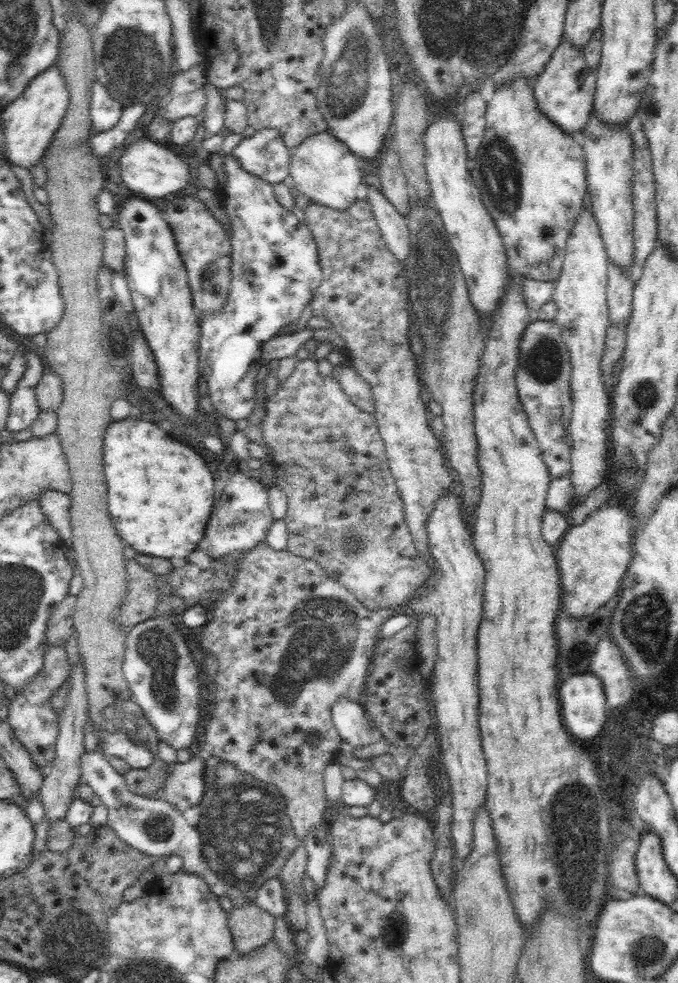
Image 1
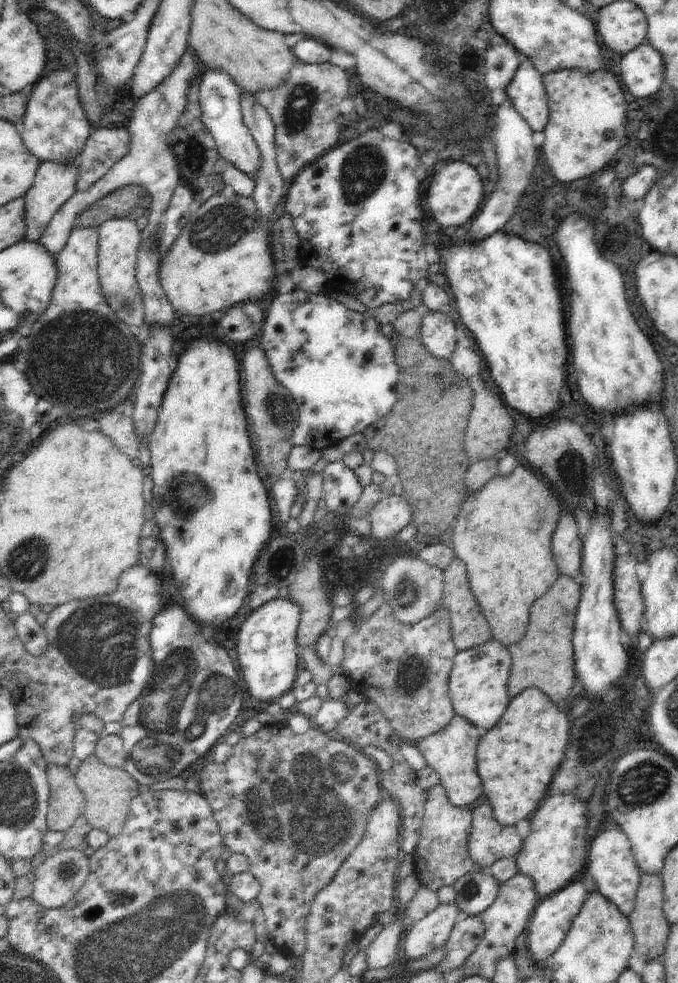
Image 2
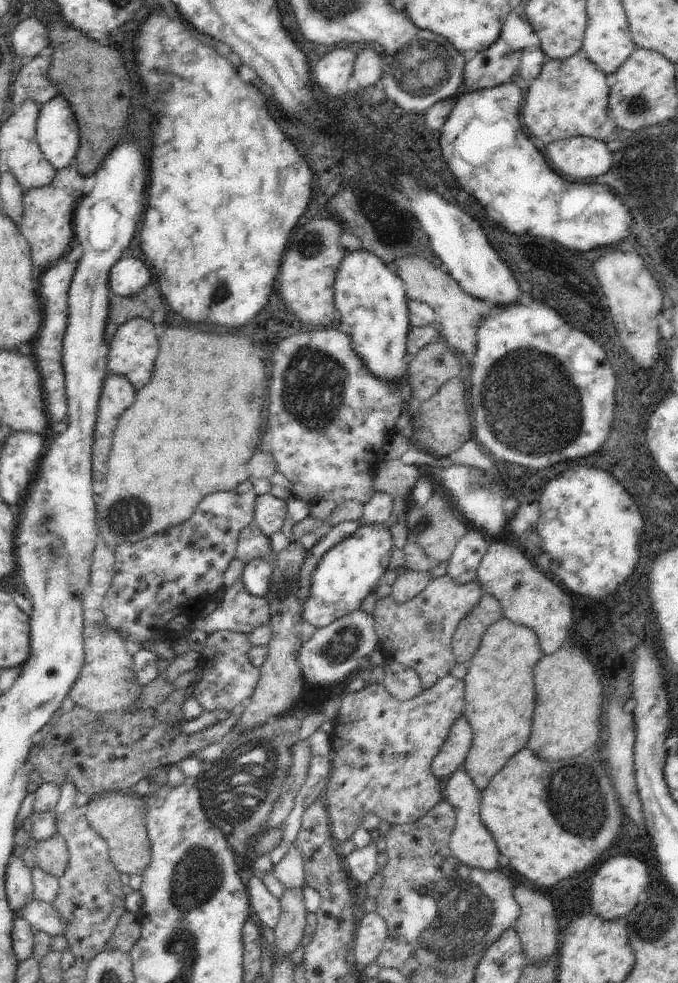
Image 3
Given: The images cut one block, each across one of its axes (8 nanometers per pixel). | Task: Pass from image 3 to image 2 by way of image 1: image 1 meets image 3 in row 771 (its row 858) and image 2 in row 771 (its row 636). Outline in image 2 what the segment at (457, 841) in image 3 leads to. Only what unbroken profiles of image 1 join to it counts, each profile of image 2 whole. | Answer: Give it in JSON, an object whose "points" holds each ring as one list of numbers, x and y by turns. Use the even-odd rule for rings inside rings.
{"points":[[455,714,442,730,416,744,427,764,440,774,441,784,455,807,472,804,484,792,483,782,477,771,477,746,486,733,467,718],[286,724,282,727,276,725,263,725,263,727,249,737,241,736,238,743,233,746,232,755,223,763,210,762,200,772,200,782,195,786,200,794,207,800,212,809,214,820,218,823,222,840,233,853,244,853,249,862,249,871,259,880,260,890,258,900,264,912,266,928,269,930,269,942,283,955,293,960,302,960,306,950,306,921,311,913,311,906,316,895,333,881,338,869,344,861,354,852,358,843,364,836,370,817,381,801,380,770,372,755,362,753,357,748,349,746,344,741,331,739,318,728,310,728,304,734,297,735,292,727]]}

